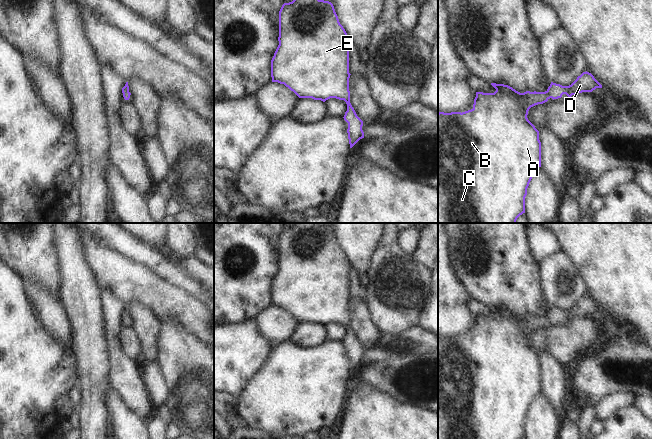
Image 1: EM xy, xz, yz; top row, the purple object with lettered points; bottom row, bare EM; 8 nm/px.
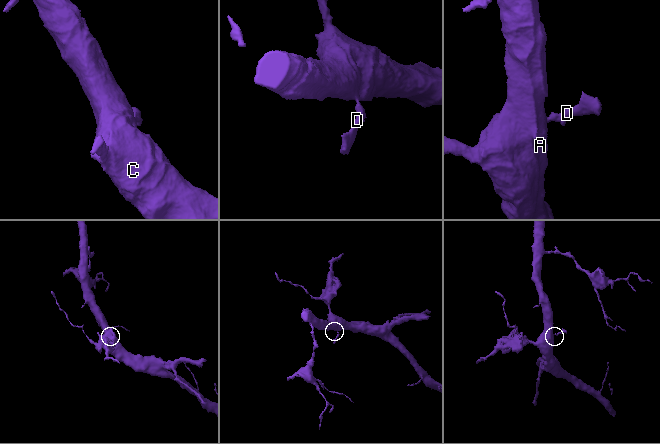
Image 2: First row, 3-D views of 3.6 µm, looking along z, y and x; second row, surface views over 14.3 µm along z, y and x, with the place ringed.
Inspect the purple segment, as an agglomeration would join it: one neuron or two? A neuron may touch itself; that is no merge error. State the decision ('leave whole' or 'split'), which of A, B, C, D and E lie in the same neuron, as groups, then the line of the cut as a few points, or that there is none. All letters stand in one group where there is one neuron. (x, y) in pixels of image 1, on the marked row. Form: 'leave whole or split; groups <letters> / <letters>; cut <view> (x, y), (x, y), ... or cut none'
leave whole; groups A B C D E; cut none

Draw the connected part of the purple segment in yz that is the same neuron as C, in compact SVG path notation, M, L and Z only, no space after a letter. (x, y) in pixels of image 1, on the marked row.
M583 72L569 86L562 86L551 82L545 92L520 93L512 87L504 84L491 83L496 89L494 93L476 92L473 108L465 112L438 113L438 223L516 223L517 218L525 213L525 197L527 188L538 168L541 167L541 142L539 140L539 131L528 120L527 115L531 107L543 104L550 98L558 99L563 94L568 97L582 92L592 92L596 88L602 88L602 85L589 72Z

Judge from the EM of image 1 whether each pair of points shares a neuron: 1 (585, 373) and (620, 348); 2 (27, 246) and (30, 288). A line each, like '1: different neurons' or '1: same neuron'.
1: same neuron
2: different neurons

